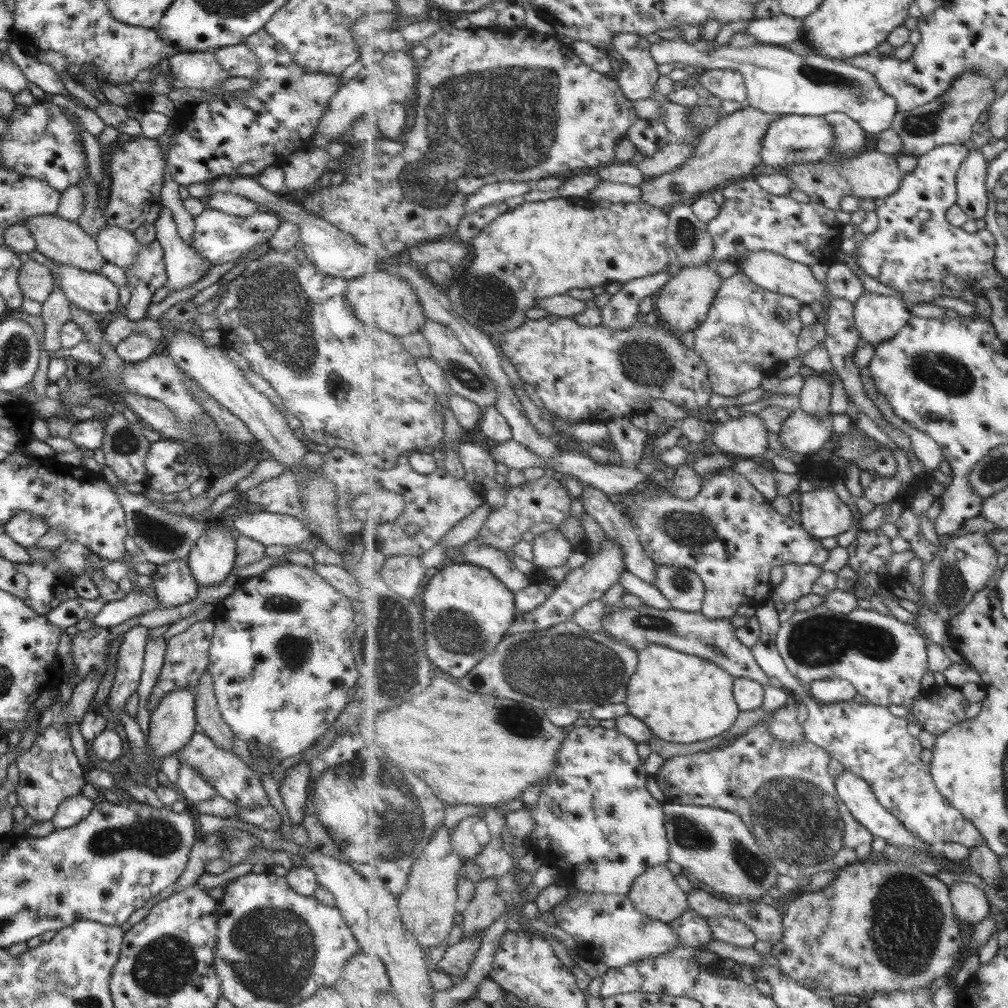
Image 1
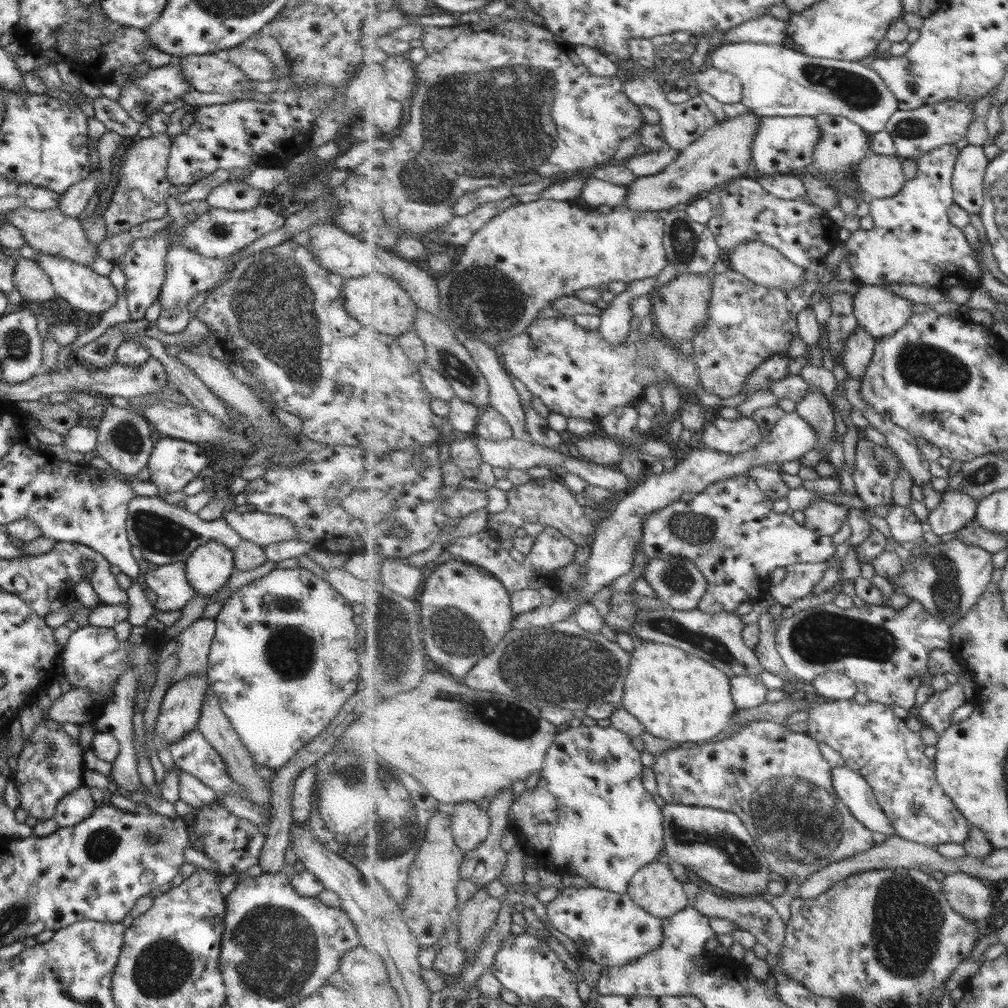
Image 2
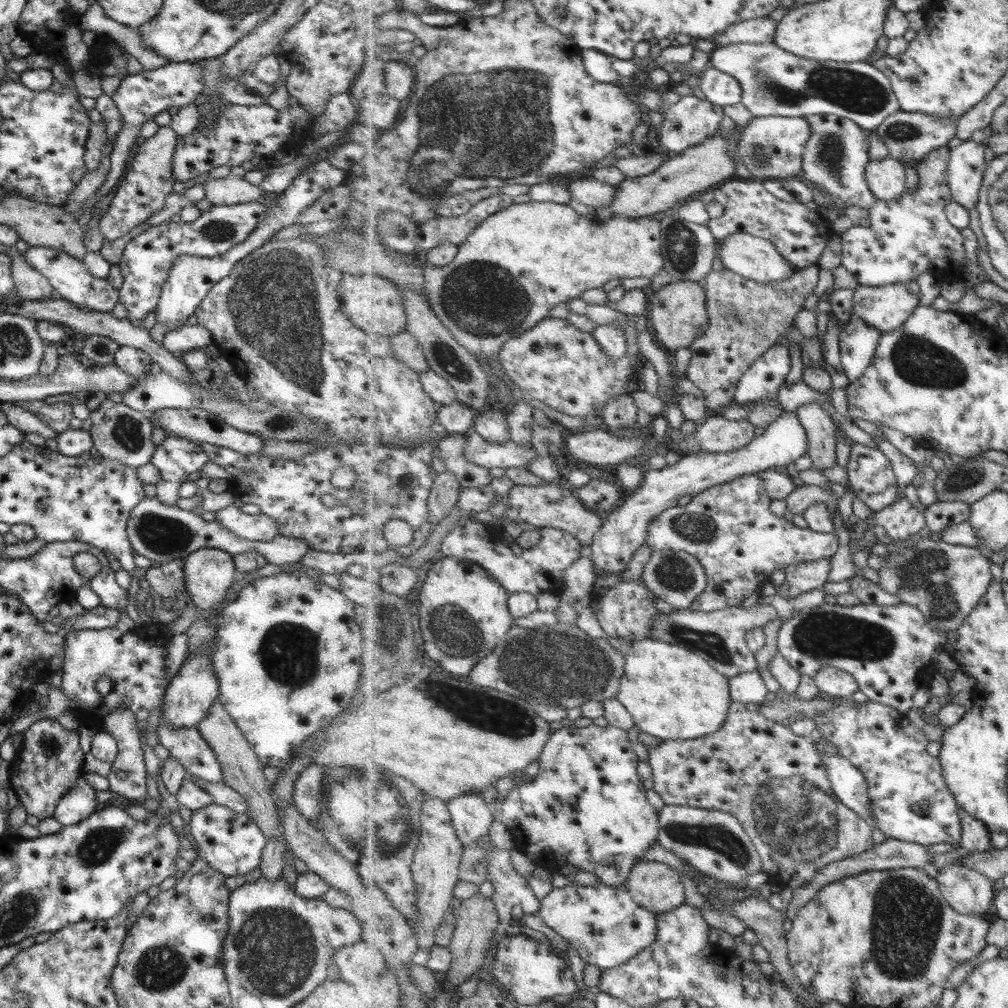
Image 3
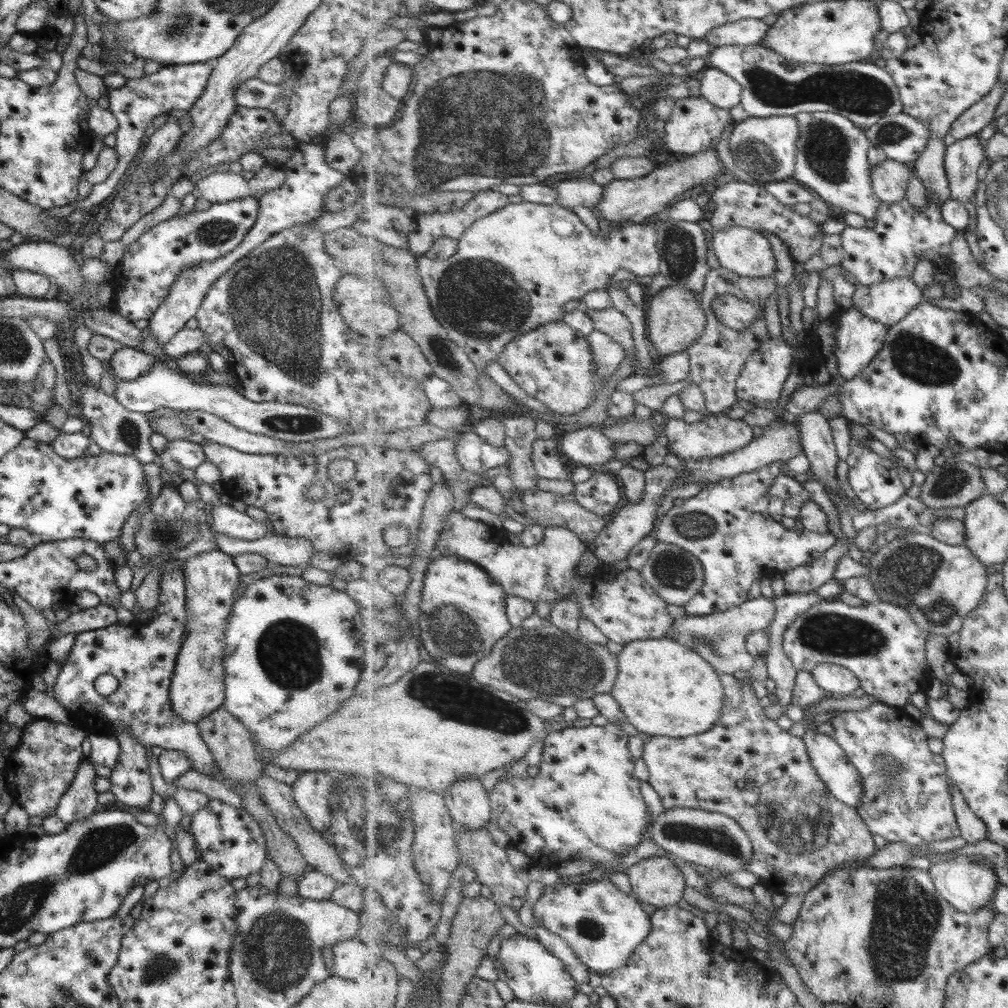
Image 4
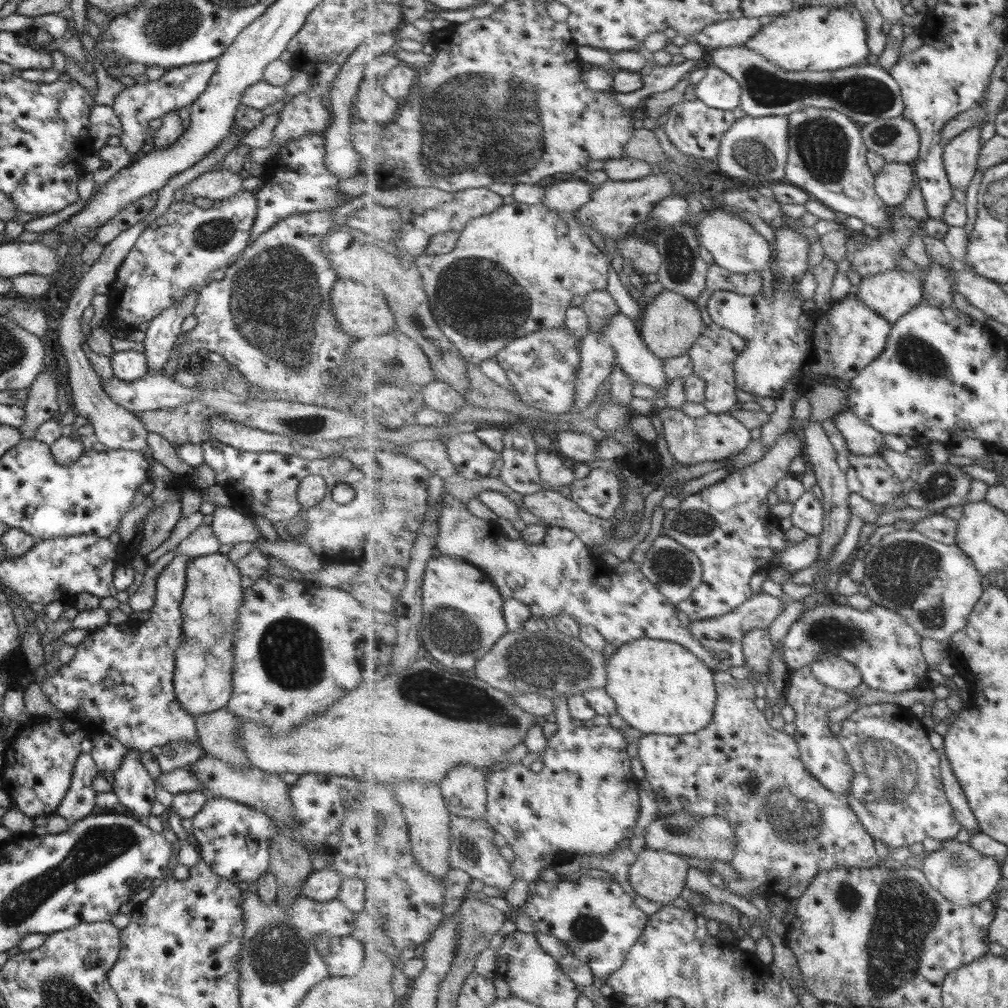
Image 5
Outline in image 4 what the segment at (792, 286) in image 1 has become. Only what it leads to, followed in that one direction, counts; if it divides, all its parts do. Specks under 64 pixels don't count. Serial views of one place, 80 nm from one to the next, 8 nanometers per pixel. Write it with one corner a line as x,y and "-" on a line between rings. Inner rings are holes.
734,224
725,230
713,226
711,243
721,266
747,277
771,276
777,260
771,242
752,228

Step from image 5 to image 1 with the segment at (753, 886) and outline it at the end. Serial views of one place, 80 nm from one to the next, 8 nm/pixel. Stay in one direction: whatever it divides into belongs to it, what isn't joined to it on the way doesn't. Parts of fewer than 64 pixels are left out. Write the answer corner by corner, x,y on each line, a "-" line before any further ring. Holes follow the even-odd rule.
766,724
751,727
737,741
721,749
673,756
664,761
653,777
666,802
713,806
740,815
780,874
799,880
820,871
840,870
872,854
874,834
853,817
841,800
836,778
829,774
829,762
831,756
824,748
807,738
802,742
784,744

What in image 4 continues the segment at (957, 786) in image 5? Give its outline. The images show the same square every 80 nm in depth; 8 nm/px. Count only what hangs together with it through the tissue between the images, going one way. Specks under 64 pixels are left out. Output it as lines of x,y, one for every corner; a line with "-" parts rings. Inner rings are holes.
950,780
950,785
952,786
953,808
958,818
961,837
969,844
987,839
988,830
985,822
971,810
965,797
952,780

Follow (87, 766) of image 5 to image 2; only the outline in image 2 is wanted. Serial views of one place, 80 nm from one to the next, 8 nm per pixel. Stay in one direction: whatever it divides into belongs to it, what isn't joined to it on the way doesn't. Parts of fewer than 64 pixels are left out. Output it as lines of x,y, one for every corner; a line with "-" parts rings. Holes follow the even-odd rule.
84,785
60,798
52,817
58,827
68,827
83,821
96,808

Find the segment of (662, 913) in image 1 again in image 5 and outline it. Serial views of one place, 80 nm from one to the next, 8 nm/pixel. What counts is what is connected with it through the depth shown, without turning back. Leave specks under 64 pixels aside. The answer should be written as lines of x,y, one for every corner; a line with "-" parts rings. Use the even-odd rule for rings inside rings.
646,847
629,868
628,880
643,902
660,902
663,906
671,905
673,900
681,896
683,888
687,885
690,868
687,860
681,858
681,854

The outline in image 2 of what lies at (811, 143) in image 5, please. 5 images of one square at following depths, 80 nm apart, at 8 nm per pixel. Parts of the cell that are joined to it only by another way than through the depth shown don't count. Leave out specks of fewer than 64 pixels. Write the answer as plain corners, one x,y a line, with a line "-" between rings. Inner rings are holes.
821,114
815,120
819,122
821,137
820,144
816,146
816,157
812,164
813,175
825,179
831,188
837,188
839,196
847,196
845,192
851,185
854,185
854,193
865,193
856,181
856,174
859,170
859,163
873,152
872,149
869,149
869,136
866,131
845,116

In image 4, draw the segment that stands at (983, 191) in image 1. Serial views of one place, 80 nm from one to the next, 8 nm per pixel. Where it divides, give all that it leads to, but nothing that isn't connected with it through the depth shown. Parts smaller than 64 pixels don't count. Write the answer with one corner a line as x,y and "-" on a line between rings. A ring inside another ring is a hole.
976,135
947,147
945,166
954,200
963,205
974,201
979,186
979,168
986,156
986,145

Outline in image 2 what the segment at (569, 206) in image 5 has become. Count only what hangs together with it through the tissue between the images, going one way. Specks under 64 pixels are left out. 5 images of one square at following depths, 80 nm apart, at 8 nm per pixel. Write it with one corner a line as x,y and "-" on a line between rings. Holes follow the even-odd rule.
589,177
581,193
581,199
591,208
601,205
619,207
626,205
627,187
615,185
597,177

